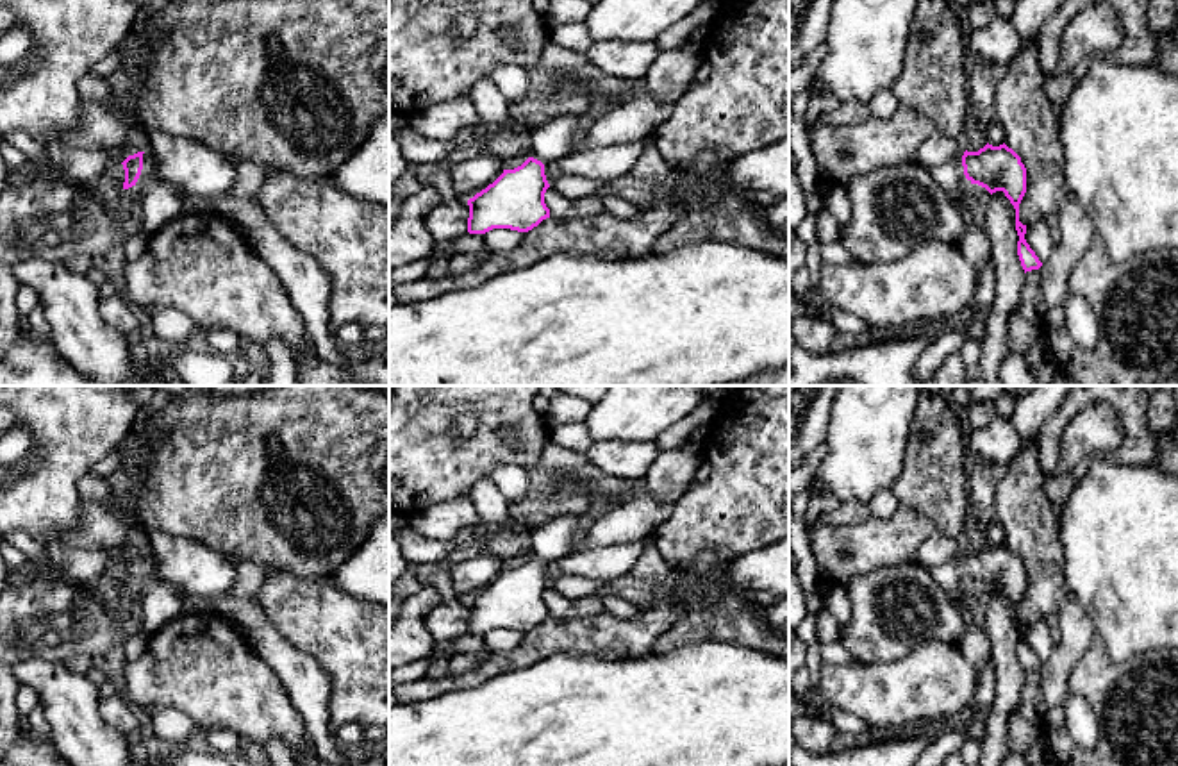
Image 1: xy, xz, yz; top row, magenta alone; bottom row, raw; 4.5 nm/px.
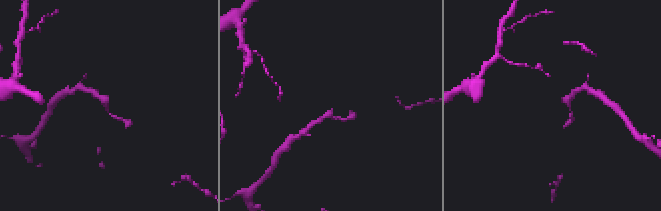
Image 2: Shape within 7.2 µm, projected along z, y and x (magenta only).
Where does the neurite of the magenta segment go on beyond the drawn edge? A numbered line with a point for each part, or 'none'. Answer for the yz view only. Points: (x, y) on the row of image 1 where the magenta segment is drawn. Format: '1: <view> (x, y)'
1: yz (950, 175)

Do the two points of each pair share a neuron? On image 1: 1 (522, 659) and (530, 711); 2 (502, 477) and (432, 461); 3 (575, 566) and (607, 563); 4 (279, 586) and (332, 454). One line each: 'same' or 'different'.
1: different
2: different
3: same
4: different

